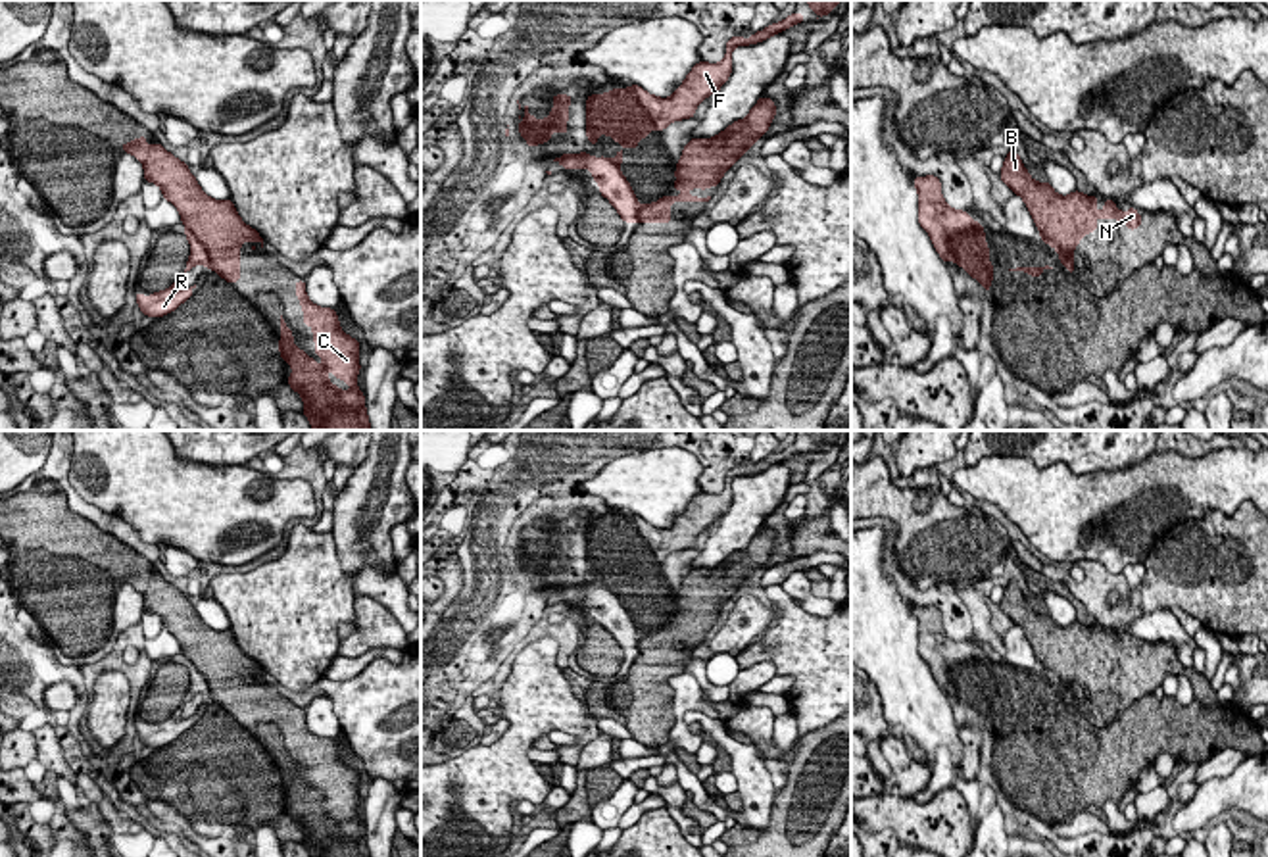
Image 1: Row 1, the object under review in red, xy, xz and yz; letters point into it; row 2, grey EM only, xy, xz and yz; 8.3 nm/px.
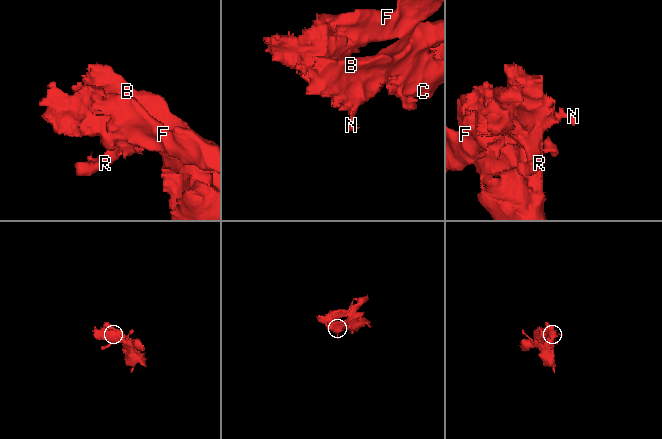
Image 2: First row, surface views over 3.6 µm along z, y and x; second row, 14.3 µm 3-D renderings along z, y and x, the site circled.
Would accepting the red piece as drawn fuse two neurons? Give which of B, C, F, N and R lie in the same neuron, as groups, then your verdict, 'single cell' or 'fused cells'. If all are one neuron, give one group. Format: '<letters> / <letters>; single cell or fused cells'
B C N / F R; fused cells

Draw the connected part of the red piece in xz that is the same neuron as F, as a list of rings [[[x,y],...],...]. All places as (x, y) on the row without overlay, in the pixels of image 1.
[[[792,444],[784,452],[753,463],[751,469],[732,467],[726,473],[724,490],[720,494],[695,494],[671,528],[653,526],[638,515],[611,519],[605,525],[590,525],[586,530],[588,575],[597,576],[597,567],[609,565],[622,575],[622,580],[638,578],[638,571],[647,569],[651,559],[665,561],[672,551],[694,550],[695,538],[728,511],[736,477],[763,473],[803,452],[803,444]]]

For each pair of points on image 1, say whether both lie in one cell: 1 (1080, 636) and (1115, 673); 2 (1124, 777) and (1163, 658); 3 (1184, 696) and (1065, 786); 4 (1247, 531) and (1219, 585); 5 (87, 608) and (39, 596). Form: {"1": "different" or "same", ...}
{"1": "same", "2": "same", "3": "different", "4": "same", "5": "same"}

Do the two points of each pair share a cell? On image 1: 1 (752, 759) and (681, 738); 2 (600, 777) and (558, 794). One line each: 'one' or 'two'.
1: two
2: two

